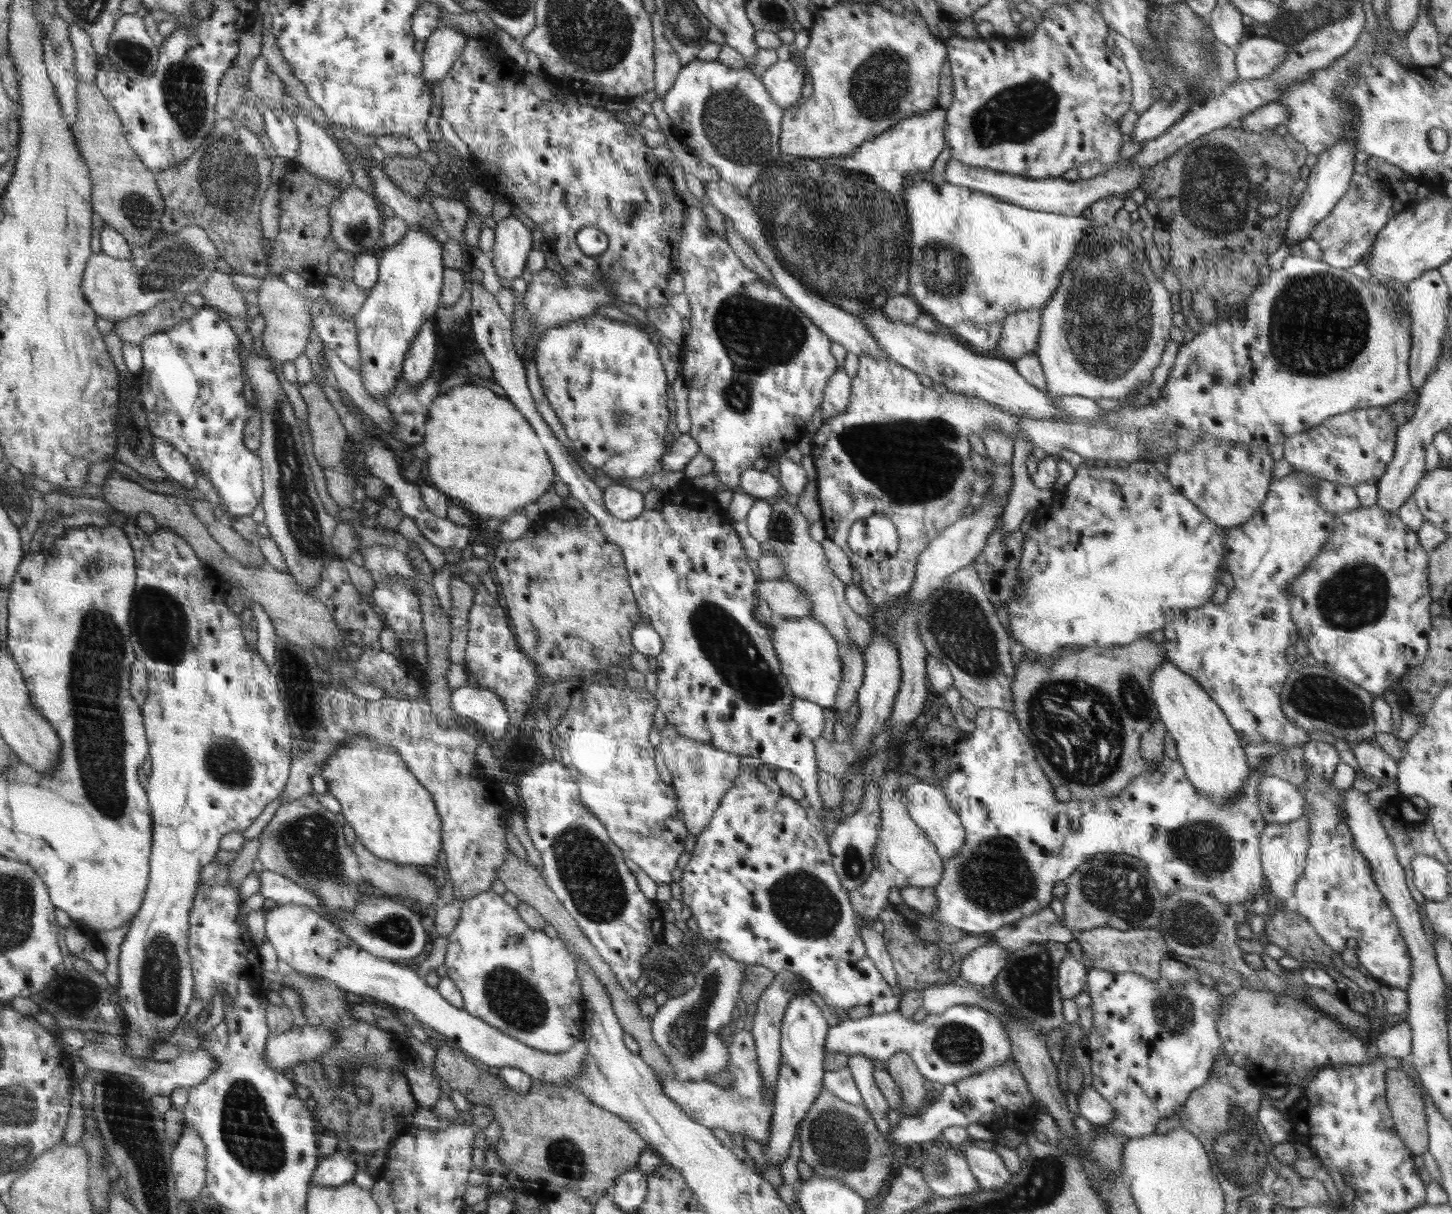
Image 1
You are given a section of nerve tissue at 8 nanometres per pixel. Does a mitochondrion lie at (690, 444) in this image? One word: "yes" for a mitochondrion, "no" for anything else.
no

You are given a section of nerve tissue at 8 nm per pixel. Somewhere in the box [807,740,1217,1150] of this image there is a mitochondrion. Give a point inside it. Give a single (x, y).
(996, 877)

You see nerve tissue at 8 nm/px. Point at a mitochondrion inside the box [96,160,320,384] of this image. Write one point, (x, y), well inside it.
(173, 267)

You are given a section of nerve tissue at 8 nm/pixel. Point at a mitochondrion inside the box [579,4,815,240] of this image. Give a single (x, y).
(734, 125)

